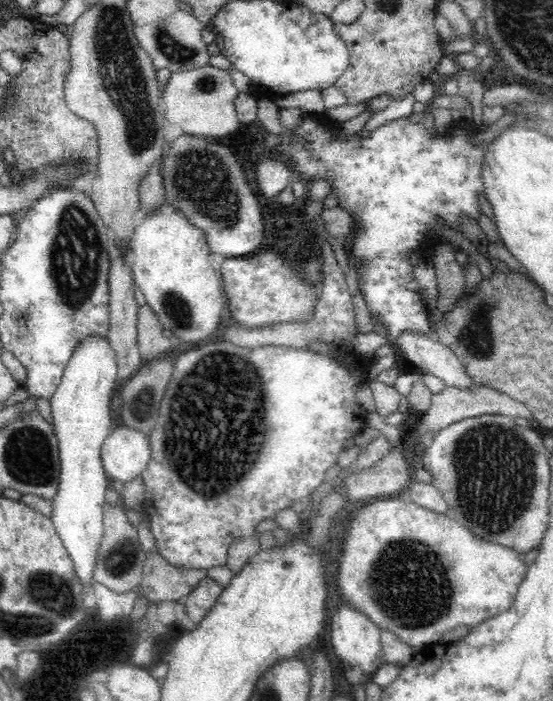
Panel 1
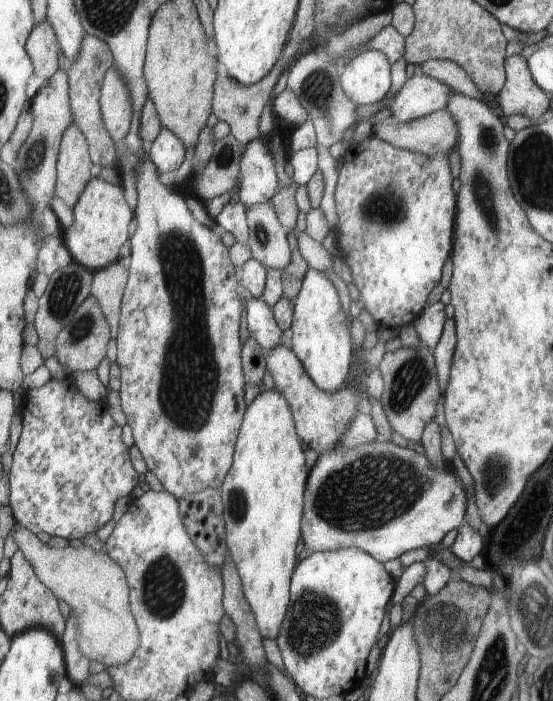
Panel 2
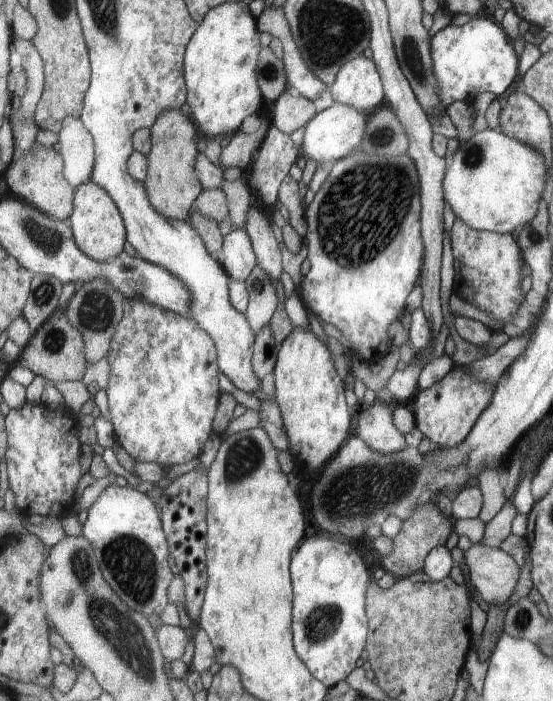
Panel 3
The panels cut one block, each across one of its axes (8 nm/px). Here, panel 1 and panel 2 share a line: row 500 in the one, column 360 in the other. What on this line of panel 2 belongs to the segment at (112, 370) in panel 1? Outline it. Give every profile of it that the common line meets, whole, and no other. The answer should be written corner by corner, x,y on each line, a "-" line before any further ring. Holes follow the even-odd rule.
363,49
343,66
342,91
349,101
368,105
381,100
389,90
389,61
375,49

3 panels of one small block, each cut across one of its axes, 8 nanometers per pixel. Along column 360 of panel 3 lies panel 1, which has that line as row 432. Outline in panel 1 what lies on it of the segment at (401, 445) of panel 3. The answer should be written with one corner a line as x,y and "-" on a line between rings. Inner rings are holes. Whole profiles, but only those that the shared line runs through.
480,386
474,392
457,390
457,388
446,388
440,394
434,394
431,398
430,408
421,415
417,426
414,426
404,435
410,438
412,436
412,444
410,449
418,450
420,446
430,446
431,440
436,436
439,431
444,427
450,426
452,423
458,422
460,419
474,418
483,414
503,414
504,416
516,418
521,416
526,418
532,424
537,425
533,414
520,402
507,397
506,394
491,390
490,387

